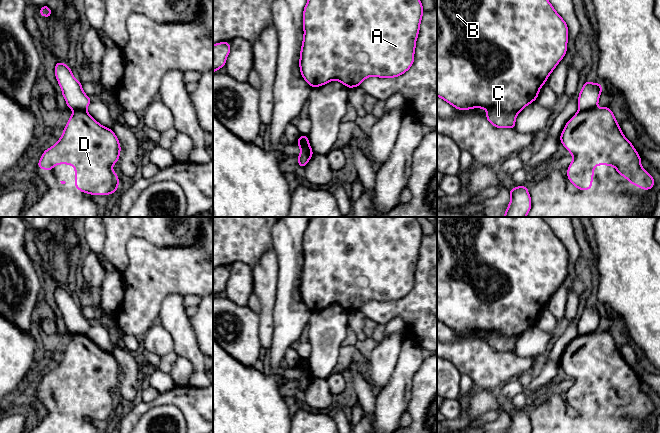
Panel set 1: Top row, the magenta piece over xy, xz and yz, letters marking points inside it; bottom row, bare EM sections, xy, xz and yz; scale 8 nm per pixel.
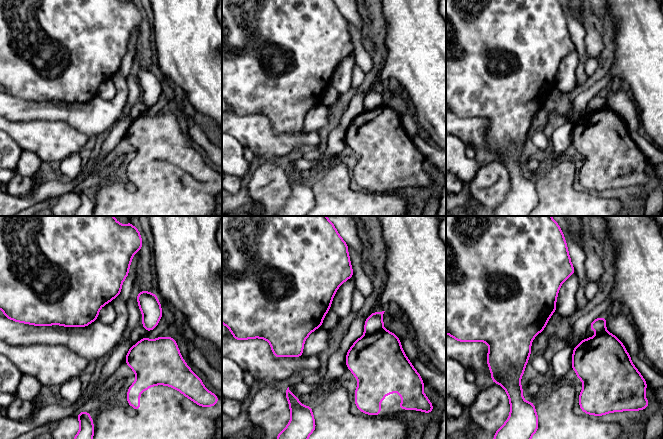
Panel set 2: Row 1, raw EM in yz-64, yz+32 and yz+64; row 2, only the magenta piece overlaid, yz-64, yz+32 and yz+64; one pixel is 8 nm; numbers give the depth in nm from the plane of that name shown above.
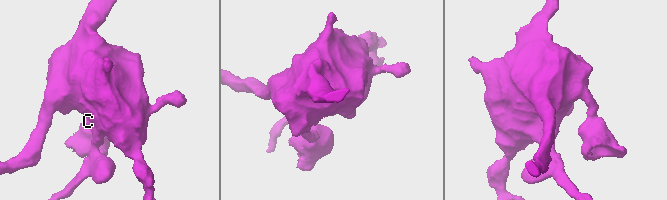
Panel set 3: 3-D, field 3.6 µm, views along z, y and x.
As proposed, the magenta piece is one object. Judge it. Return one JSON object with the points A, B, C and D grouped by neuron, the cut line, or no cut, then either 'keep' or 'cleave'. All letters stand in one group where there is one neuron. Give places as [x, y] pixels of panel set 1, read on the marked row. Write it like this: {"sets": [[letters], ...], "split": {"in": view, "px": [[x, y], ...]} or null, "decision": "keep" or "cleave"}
{"sets": [["A", "B", "C"], ["D"]], "split": {"in": "yz", "px": [[594, 107], [579, 111]]}, "decision": "cleave"}

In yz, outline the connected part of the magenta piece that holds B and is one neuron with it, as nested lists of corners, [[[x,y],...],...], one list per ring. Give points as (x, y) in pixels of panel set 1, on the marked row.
[[[437,0],[437,96],[458,110],[469,110],[471,108],[484,108],[487,111],[485,117],[496,128],[515,129],[515,120],[518,113],[538,97],[540,88],[546,83],[547,78],[563,59],[567,52],[568,26],[562,17],[555,11],[548,0]]]

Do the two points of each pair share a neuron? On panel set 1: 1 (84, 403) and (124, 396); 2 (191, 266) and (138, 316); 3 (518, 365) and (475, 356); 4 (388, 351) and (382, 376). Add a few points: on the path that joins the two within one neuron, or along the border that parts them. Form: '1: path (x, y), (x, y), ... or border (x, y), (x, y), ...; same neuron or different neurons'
1: border (116, 398), (119, 403); different neurons
2: path (177, 273), (148, 302); same neuron
3: path (507, 365), (486, 365); same neuron
4: path (384, 357), (382, 360), (382, 370); same neuron

